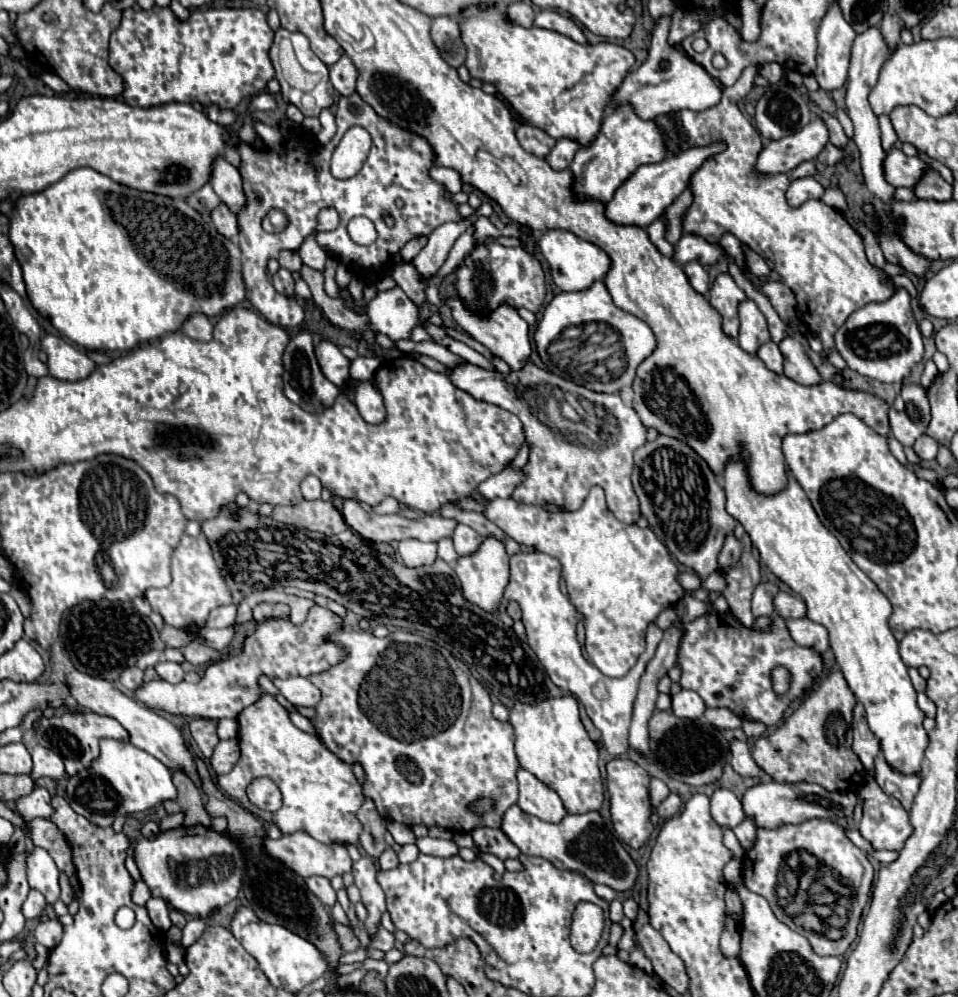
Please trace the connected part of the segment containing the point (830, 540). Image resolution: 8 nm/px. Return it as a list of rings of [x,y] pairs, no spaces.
[[[739,457],[737,461],[731,461],[723,473],[723,489],[727,493],[727,511],[733,515],[751,537],[753,545],[757,547],[763,563],[769,567],[773,575],[777,575],[783,583],[791,587],[793,593],[801,595],[807,605],[807,617],[815,623],[821,623],[829,631],[829,643],[835,653],[837,665],[843,671],[843,677],[857,697],[859,703],[865,707],[865,717],[869,723],[869,729],[875,733],[875,737],[881,741],[881,753],[889,767],[893,771],[899,771],[903,775],[919,775],[923,765],[923,753],[929,745],[927,731],[923,729],[925,713],[917,705],[917,693],[913,689],[913,683],[907,675],[907,667],[901,661],[899,655],[899,643],[893,637],[887,619],[893,613],[893,607],[889,599],[877,589],[877,585],[851,561],[851,557],[845,553],[845,549],[839,545],[839,541],[821,525],[817,513],[813,511],[805,491],[801,485],[789,477],[789,485],[773,495],[757,495],[747,481],[745,475],[745,457]]]

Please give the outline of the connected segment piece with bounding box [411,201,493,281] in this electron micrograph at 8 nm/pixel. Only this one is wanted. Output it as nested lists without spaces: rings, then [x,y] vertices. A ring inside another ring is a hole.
[[[485,201],[485,203],[479,207],[477,215],[471,215],[471,217],[459,221],[459,223],[445,223],[445,225],[437,227],[437,229],[427,237],[427,245],[425,245],[425,247],[419,251],[419,255],[411,261],[413,267],[415,267],[415,271],[419,273],[421,281],[431,279],[431,277],[441,269],[441,265],[445,263],[445,259],[447,259],[453,243],[455,243],[457,237],[469,227],[471,221],[475,221],[479,215],[489,217],[491,213],[493,213],[493,205],[491,205],[489,201]]]

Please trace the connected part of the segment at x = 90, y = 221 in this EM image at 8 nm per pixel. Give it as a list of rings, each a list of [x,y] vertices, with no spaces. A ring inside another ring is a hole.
[[[73,169],[67,173],[61,181],[49,185],[41,193],[31,193],[25,197],[19,197],[15,203],[15,213],[9,222],[9,239],[17,251],[17,257],[21,261],[23,269],[23,281],[27,287],[27,297],[31,305],[37,309],[39,315],[49,319],[49,323],[67,339],[77,343],[79,347],[87,351],[131,351],[139,343],[157,339],[165,333],[179,331],[183,323],[193,315],[193,313],[203,313],[207,317],[217,317],[225,313],[227,309],[235,307],[245,299],[245,283],[241,279],[241,249],[225,239],[217,229],[211,225],[209,219],[205,219],[201,213],[197,213],[185,199],[171,199],[163,195],[153,195],[153,193],[143,193],[143,191],[131,191],[129,187],[123,187],[109,177],[89,169]]]

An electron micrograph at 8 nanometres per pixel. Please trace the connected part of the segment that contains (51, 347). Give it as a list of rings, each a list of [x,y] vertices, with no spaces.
[[[45,335],[41,341],[41,349],[47,355],[49,375],[55,379],[79,381],[95,369],[95,363],[87,357],[85,351],[77,349],[59,335]]]

